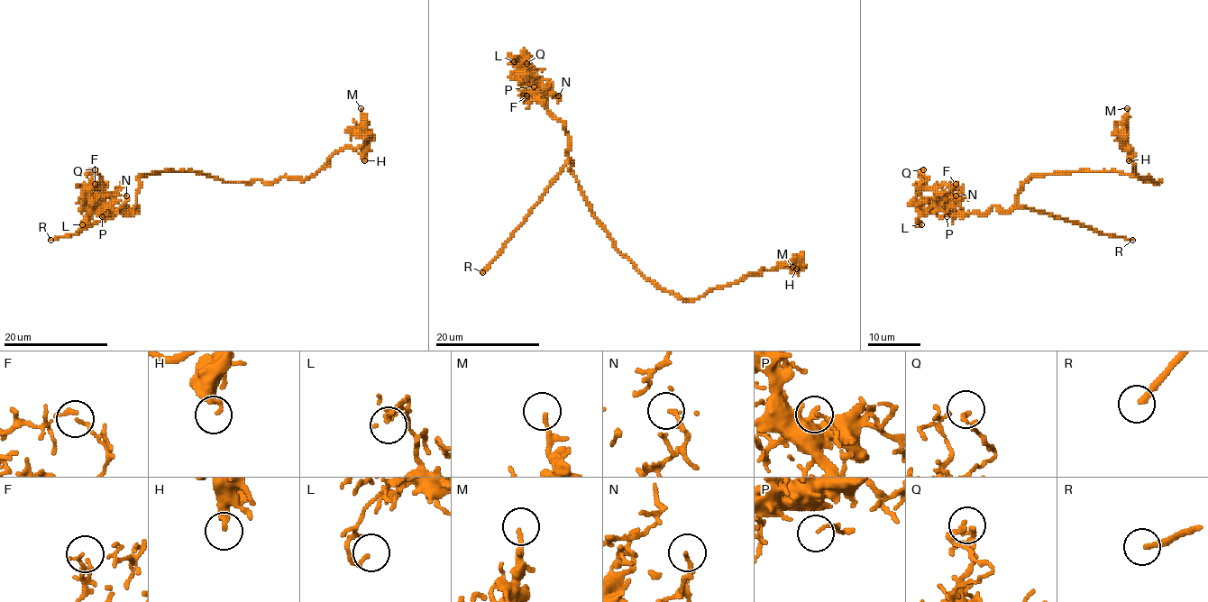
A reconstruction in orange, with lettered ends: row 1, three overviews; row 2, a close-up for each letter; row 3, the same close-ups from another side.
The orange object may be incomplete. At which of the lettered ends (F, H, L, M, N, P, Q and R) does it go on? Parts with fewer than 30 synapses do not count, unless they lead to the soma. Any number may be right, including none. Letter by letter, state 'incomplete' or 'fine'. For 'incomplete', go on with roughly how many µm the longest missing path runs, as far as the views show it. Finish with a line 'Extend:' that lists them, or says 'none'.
F: fine
H: fine
L: fine
M: fine
N: fine
P: fine
Q: fine
R: incomplete; about 50 µm are missing
Extend: R

